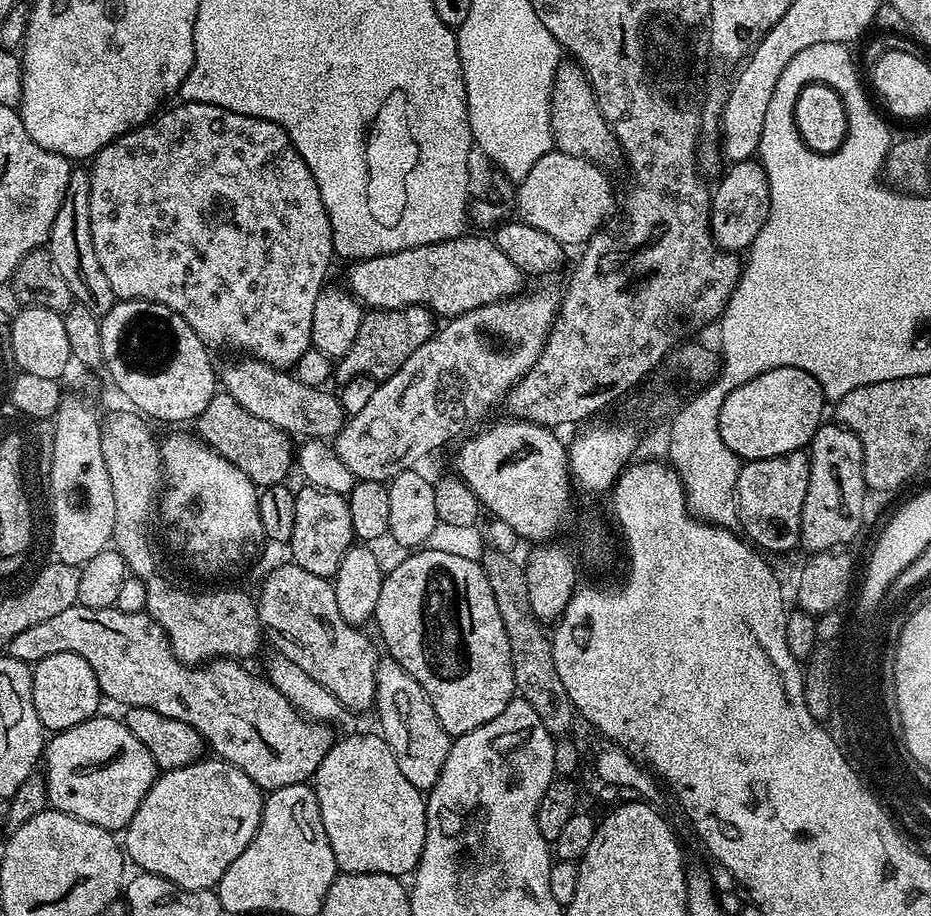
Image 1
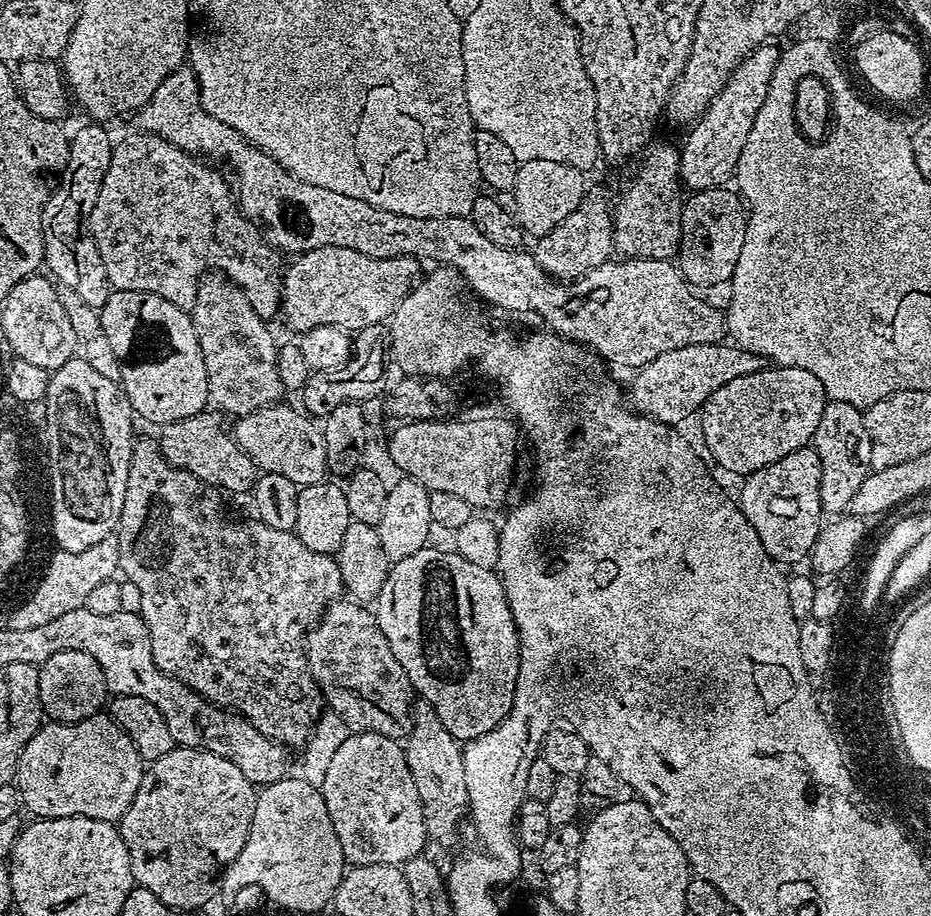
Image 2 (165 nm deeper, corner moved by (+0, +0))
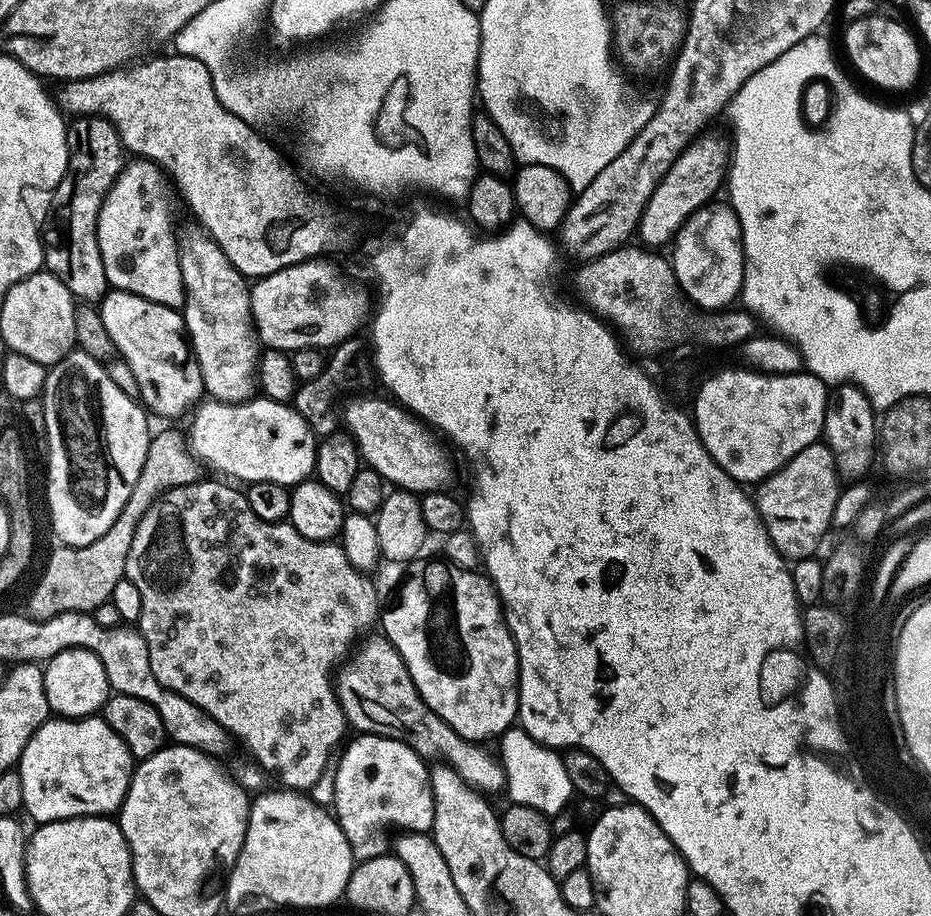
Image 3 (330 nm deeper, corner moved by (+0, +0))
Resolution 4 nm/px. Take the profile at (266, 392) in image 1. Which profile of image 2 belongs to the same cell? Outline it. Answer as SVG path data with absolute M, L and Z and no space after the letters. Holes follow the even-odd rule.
M215 270L201 276L200 285L196 287L196 305L190 309L190 315L194 322L194 330L198 334L198 346L202 346L202 358L206 362L208 395L211 403L221 413L229 412L232 418L249 416L251 412L277 403L285 395L276 365L278 340L272 337L266 321L254 314L254 306L250 306L246 294L234 281Z

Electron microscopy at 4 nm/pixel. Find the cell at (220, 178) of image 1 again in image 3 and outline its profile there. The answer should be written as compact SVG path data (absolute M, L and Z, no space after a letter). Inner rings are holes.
M136 158L125 163L123 171L104 199L98 214L98 250L102 254L102 266L106 270L109 285L115 291L138 294L150 302L180 310L184 306L184 283L182 270L178 266L174 219L168 213L168 196L164 193L162 172L151 160Z

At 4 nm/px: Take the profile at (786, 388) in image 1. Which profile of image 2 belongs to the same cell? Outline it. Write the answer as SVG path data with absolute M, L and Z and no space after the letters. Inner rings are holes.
M766 366L760 372L746 374L746 378L734 378L734 382L726 382L726 386L714 390L698 416L700 432L718 467L747 474L762 470L762 466L770 466L770 462L778 462L778 458L786 458L786 454L794 454L794 450L811 445L825 403L822 382L818 382L810 370Z

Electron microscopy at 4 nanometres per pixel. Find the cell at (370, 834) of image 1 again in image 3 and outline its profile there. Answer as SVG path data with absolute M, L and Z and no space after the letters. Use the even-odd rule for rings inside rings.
M360 734L355 738L357 740L349 739L348 749L346 744L339 753L340 765L331 779L334 782L334 817L350 842L353 861L359 862L385 855L386 840L384 844L384 832L380 828L391 825L395 830L431 833L434 822L434 794L429 765L413 748L406 746L401 740L391 740L385 736Z

